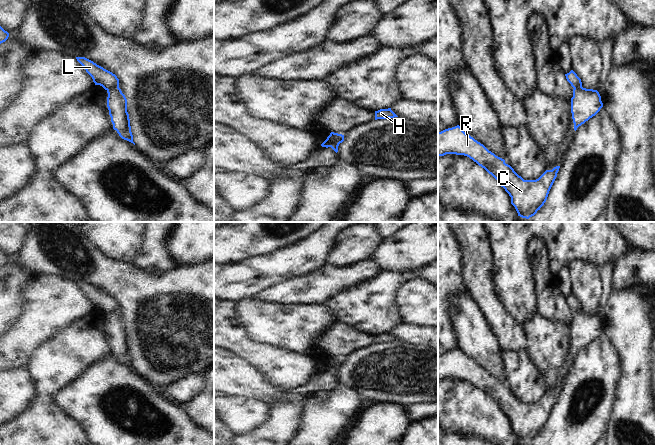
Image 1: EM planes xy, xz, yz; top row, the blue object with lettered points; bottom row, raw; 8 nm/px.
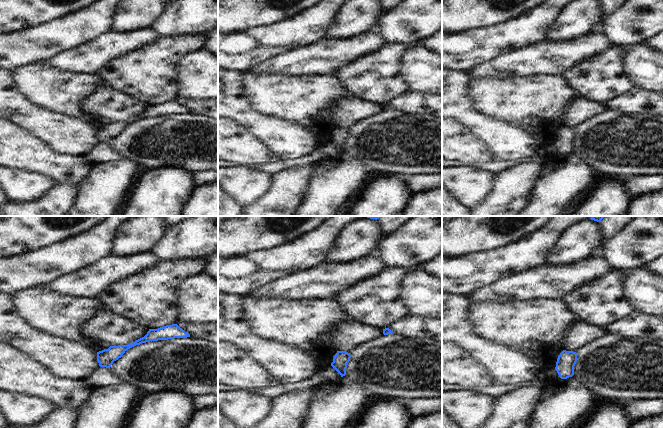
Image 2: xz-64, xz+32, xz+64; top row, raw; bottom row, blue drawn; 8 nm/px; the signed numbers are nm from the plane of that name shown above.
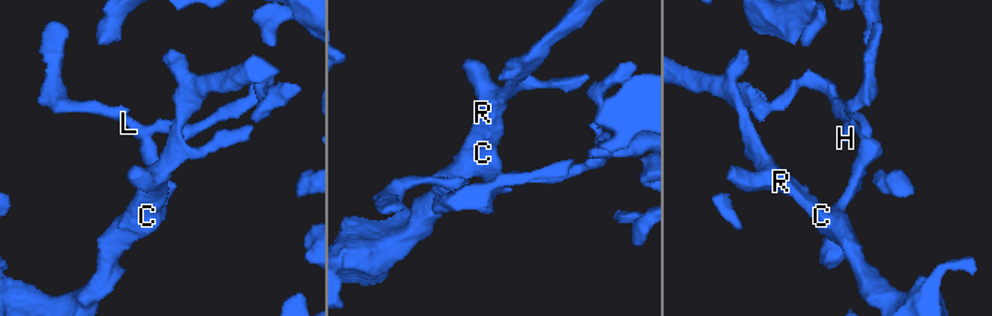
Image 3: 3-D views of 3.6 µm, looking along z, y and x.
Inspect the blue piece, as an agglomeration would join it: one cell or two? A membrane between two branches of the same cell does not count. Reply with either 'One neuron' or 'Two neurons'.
Two neurons

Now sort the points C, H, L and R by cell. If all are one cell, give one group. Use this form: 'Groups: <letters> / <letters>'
Groups: C R / H L

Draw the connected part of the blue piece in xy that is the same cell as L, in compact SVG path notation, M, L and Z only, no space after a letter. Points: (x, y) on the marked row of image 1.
M76 57L76 59L92 77L95 85L100 85L105 90L112 90L119 87L119 79L112 72L85 57Z

